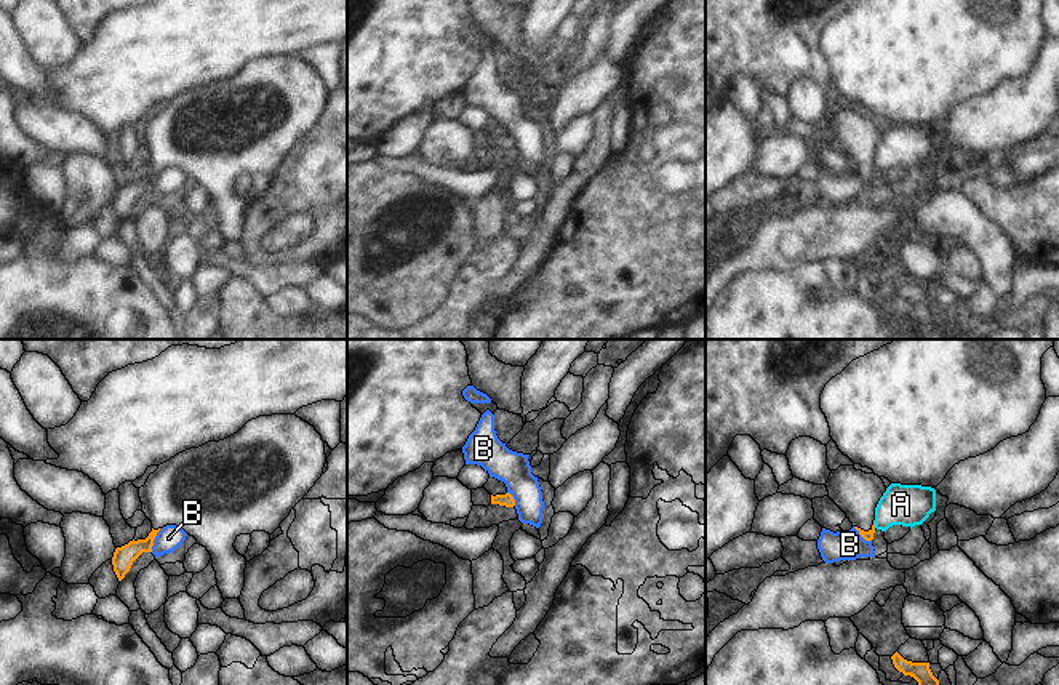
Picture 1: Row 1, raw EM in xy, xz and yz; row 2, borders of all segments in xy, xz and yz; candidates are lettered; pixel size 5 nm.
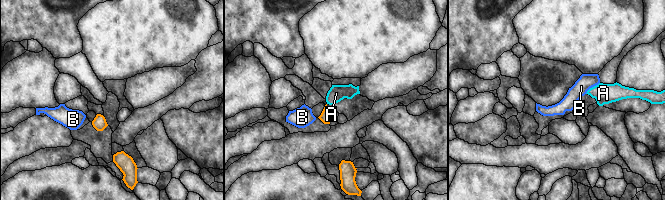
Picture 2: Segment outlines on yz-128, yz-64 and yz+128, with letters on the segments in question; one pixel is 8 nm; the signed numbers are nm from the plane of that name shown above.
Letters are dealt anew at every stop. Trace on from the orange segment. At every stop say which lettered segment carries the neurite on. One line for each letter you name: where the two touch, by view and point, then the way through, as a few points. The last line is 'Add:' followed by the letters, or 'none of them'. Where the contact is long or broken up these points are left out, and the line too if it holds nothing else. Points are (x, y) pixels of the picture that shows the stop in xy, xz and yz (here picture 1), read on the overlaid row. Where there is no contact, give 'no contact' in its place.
Add: none of them

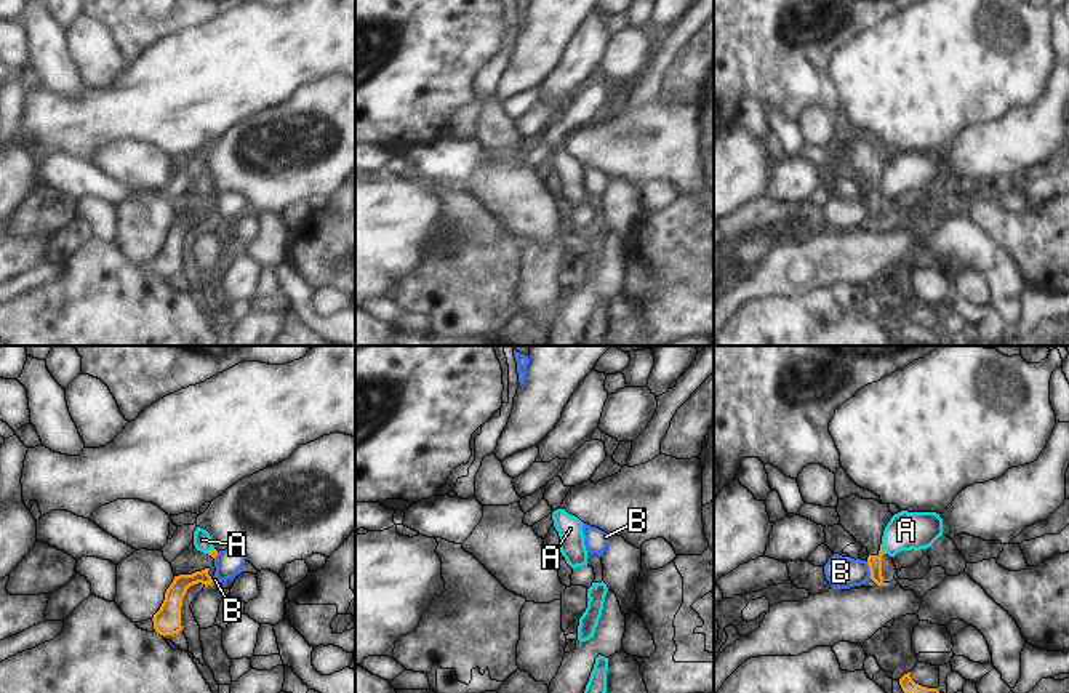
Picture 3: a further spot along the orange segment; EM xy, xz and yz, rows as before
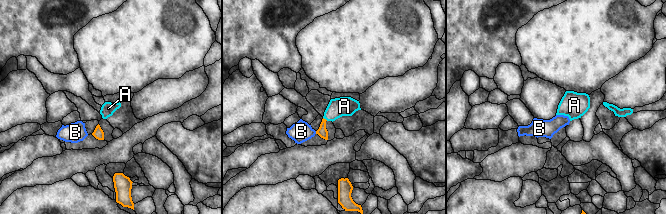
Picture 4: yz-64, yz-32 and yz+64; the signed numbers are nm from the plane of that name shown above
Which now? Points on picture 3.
Add: none of them

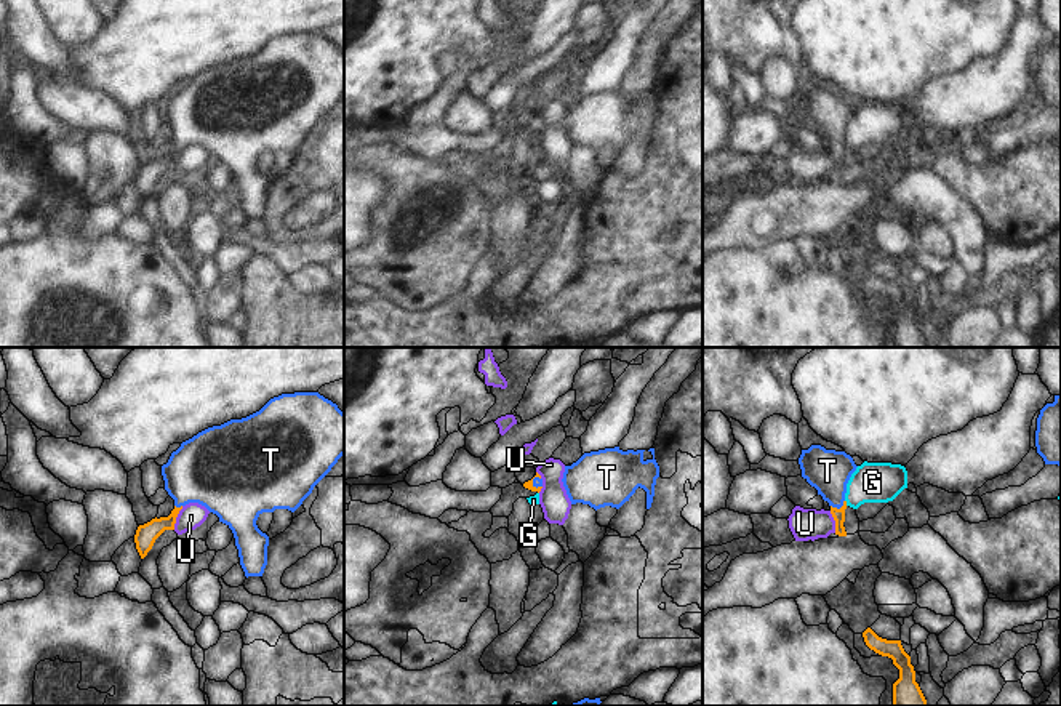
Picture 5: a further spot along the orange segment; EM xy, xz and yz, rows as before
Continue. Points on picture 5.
T: meets orange in yz at (840, 508); runs through yz (839, 514), (840, 508), (828, 471)
Add: T

